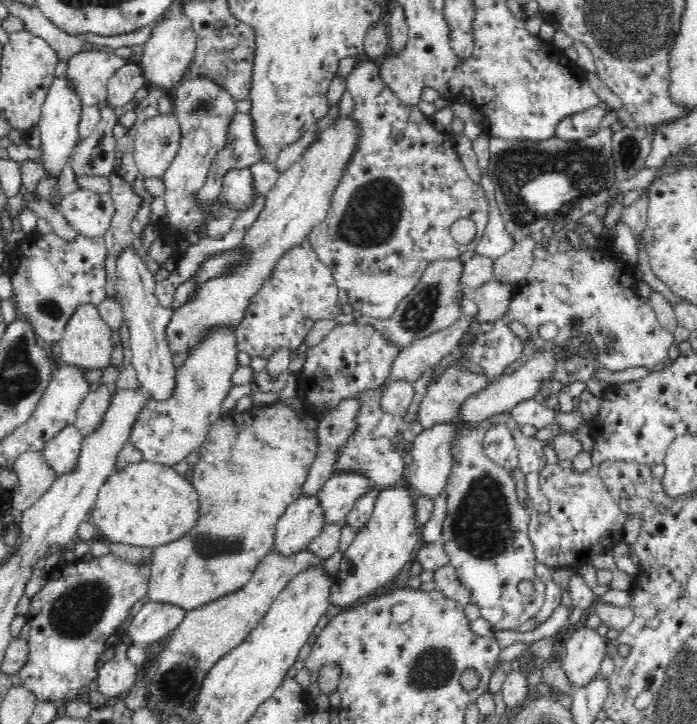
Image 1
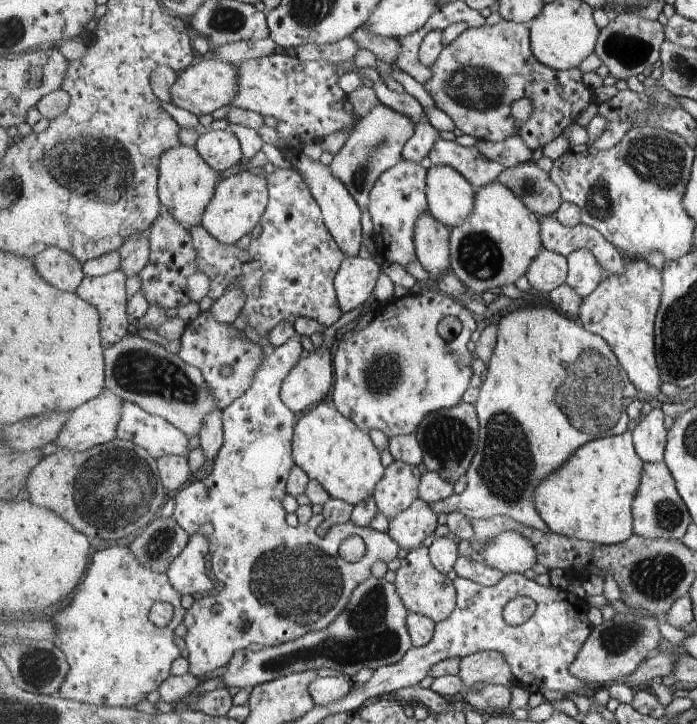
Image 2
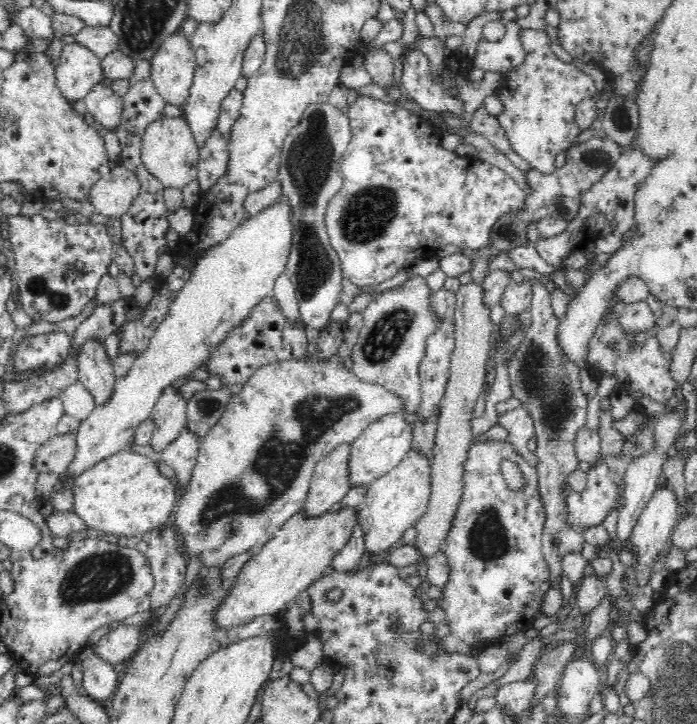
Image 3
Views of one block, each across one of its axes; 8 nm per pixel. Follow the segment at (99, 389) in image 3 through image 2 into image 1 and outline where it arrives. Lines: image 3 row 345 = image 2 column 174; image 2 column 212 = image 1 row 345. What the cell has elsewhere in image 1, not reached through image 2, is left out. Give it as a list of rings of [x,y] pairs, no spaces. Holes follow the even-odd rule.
[[[82,306],[66,325],[63,337],[56,342],[54,354],[59,362],[78,366],[79,369],[106,370],[110,366],[113,352],[112,332],[111,326],[100,316],[97,307]]]

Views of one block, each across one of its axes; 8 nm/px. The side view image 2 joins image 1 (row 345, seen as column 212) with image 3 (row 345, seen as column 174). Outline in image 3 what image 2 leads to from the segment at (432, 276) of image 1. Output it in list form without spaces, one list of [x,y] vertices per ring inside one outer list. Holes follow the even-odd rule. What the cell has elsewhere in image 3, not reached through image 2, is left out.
[[[413,274],[403,286],[372,299],[364,308],[363,326],[350,354],[352,368],[358,378],[393,392],[410,414],[422,408],[418,365],[426,350],[425,338],[437,327],[435,318],[427,310],[430,294],[432,291],[426,278]]]

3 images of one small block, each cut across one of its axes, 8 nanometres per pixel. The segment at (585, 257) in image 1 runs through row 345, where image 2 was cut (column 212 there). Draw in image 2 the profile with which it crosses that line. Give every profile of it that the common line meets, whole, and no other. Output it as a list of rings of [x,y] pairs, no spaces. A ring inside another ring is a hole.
[[[296,335],[271,355],[265,356],[255,374],[253,385],[234,404],[222,412],[224,423],[224,444],[214,460],[213,471],[204,480],[185,485],[174,494],[174,520],[190,535],[203,524],[211,523],[214,533],[210,538],[209,573],[216,582],[211,597],[195,601],[186,610],[184,625],[187,633],[181,641],[187,650],[189,672],[197,678],[207,678],[220,673],[231,663],[238,651],[251,644],[263,647],[277,647],[289,643],[311,632],[330,628],[337,616],[349,606],[353,590],[371,576],[371,566],[377,560],[385,564],[397,559],[400,545],[388,533],[377,532],[373,528],[356,526],[352,521],[343,525],[330,526],[324,515],[319,516],[319,527],[298,526],[291,528],[285,520],[287,516],[283,498],[291,472],[296,466],[294,460],[294,433],[298,426],[297,416],[282,400],[282,387],[292,369],[303,359],[301,336]],[[349,536],[361,536],[367,544],[364,561],[347,562],[339,555],[341,542]]]

